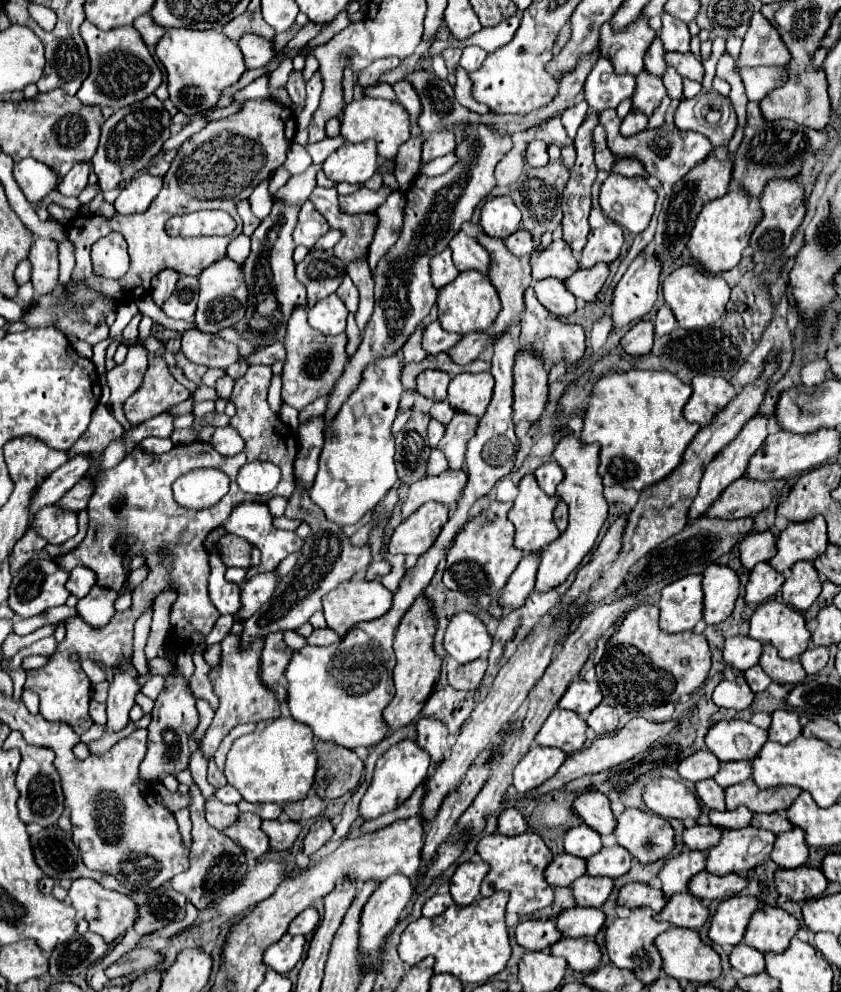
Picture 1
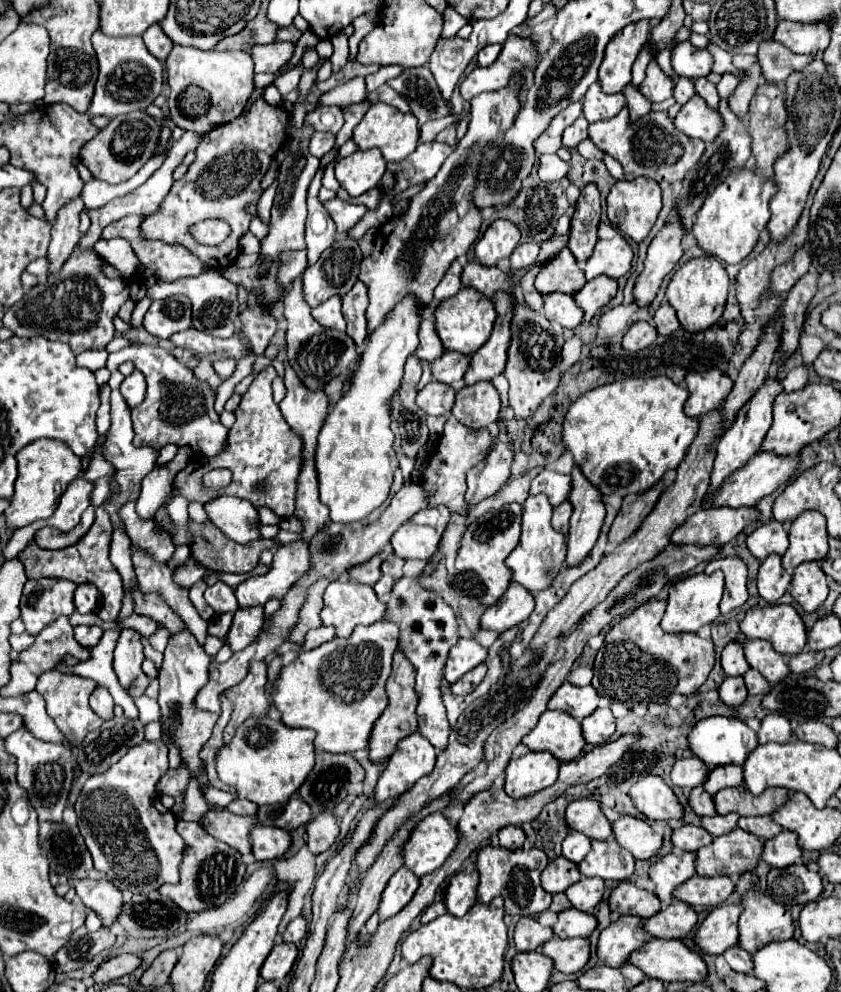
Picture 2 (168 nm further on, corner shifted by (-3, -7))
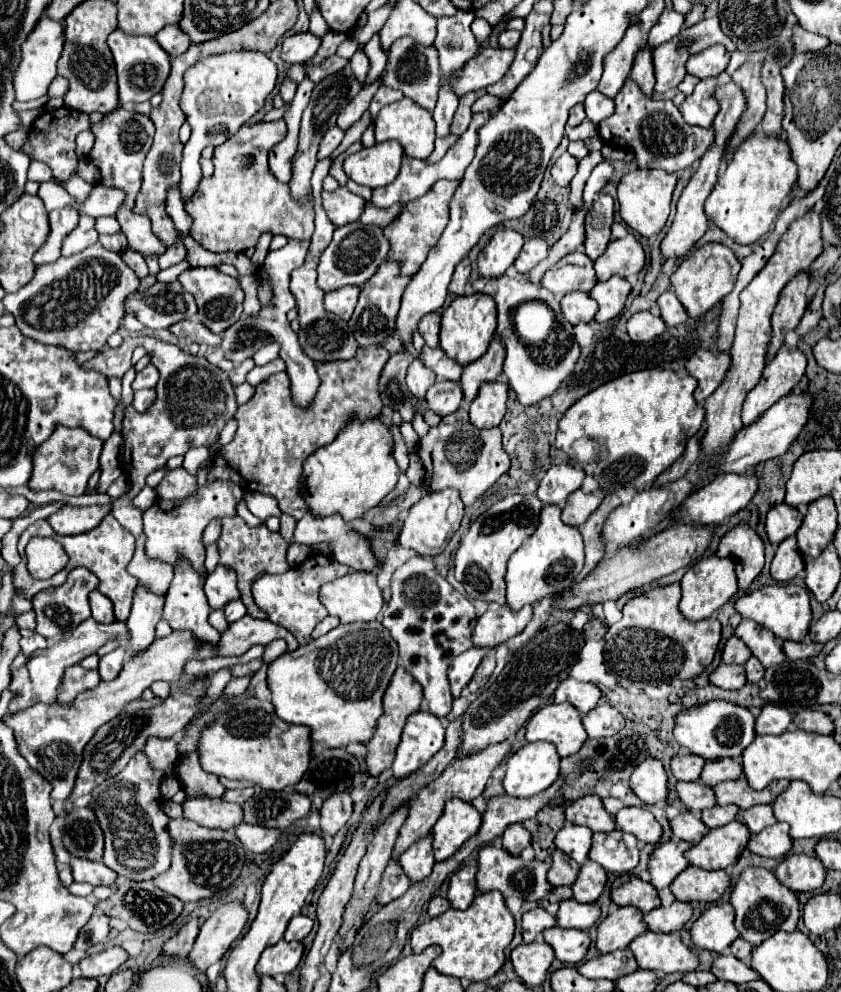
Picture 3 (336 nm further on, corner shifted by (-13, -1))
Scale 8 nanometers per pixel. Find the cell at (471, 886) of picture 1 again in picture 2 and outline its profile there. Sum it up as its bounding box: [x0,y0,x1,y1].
[444,869,478,917]

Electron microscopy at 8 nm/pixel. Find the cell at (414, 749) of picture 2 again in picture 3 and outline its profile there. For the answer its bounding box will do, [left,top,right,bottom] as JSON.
[392,711,444,779]

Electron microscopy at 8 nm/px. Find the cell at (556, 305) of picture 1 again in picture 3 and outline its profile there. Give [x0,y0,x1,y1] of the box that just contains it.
[560,291,598,325]

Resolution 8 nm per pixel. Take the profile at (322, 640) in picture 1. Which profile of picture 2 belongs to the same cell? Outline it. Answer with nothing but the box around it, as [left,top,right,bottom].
[304,625,334,649]

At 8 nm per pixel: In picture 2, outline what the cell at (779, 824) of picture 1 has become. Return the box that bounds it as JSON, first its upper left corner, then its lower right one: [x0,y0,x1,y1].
[738,815,782,839]

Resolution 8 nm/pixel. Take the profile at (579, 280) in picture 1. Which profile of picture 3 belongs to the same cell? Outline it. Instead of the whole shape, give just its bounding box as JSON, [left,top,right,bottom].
[590,275,630,323]

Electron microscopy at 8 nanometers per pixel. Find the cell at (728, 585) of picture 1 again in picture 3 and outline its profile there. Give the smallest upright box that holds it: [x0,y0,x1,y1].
[716,525,764,589]

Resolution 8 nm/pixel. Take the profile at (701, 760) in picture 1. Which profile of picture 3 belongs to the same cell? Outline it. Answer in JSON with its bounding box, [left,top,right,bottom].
[672,751,704,781]

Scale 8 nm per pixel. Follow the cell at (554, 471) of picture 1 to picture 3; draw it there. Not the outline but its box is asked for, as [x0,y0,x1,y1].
[538,463,584,505]

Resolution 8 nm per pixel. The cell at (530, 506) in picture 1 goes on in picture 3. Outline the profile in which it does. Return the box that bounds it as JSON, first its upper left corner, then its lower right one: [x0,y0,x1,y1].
[506,505,584,609]

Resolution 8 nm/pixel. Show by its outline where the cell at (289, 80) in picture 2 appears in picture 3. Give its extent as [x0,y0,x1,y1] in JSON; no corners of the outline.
[280,77,296,101]

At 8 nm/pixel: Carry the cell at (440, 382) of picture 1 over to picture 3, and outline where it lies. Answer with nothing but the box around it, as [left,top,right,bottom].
[426,381,464,417]

